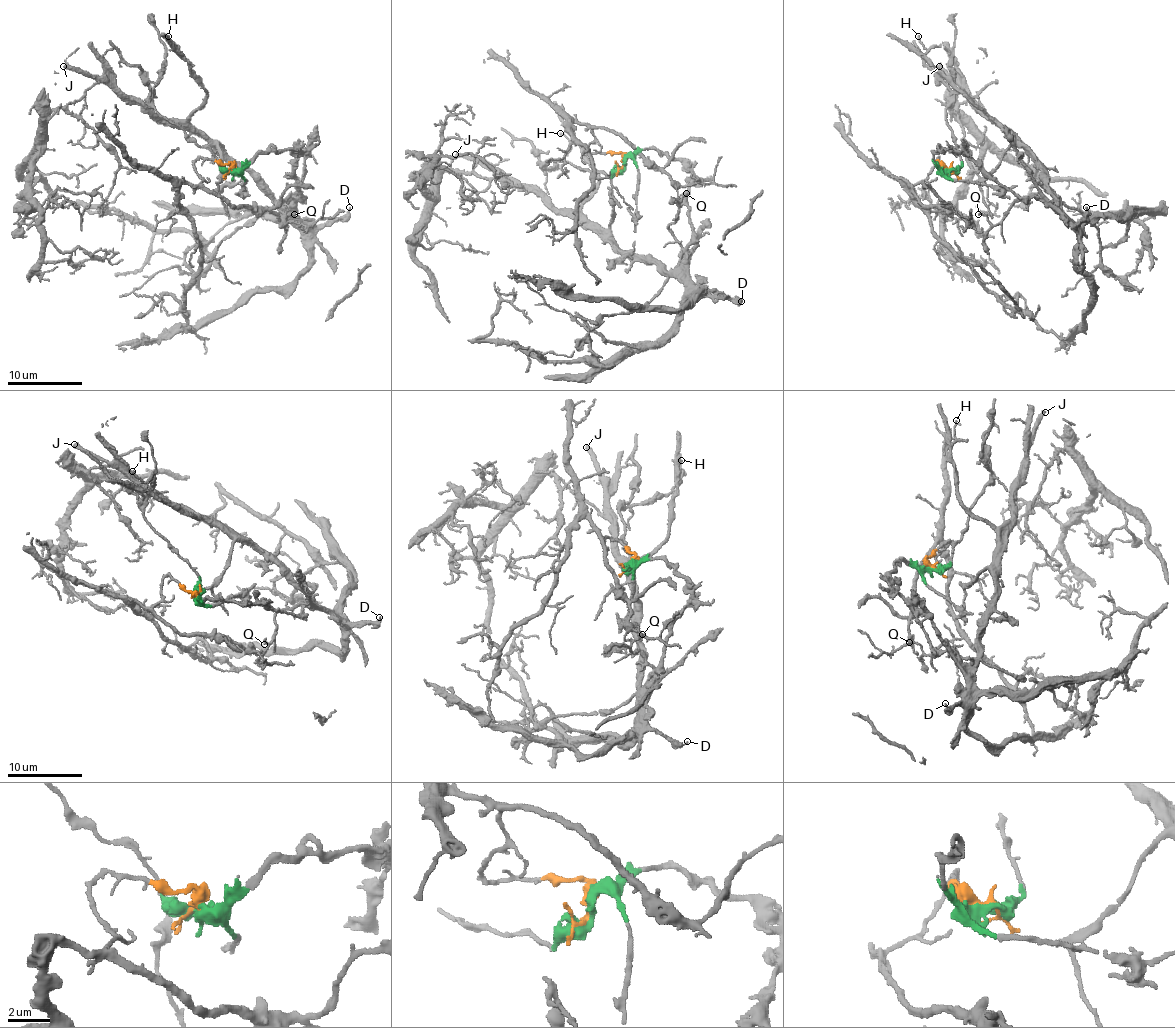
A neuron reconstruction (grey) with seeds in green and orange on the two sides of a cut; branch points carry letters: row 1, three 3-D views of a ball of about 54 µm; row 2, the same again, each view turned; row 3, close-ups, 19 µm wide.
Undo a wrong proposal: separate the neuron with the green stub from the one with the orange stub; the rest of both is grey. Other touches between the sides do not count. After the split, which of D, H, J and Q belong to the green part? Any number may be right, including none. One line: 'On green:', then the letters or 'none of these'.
On green: D, H, J, Q

